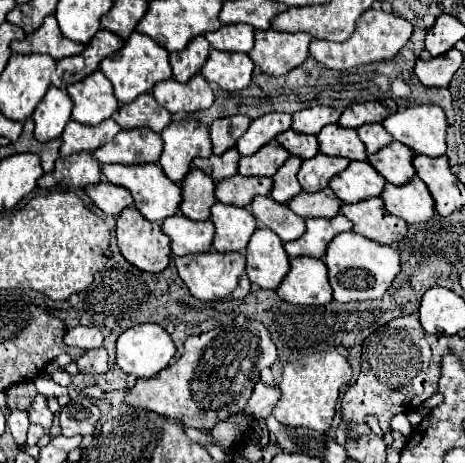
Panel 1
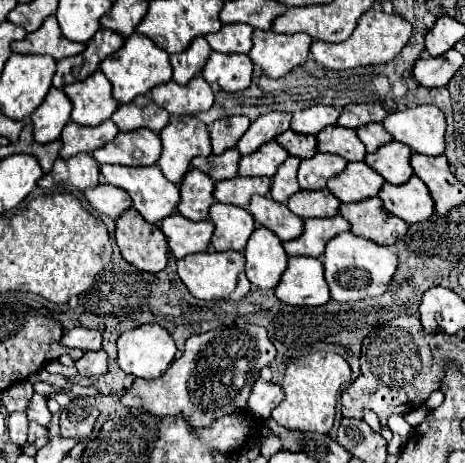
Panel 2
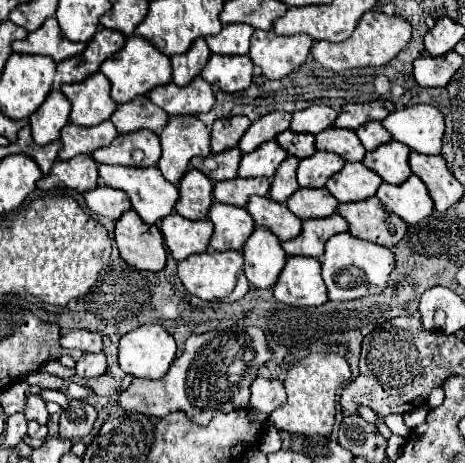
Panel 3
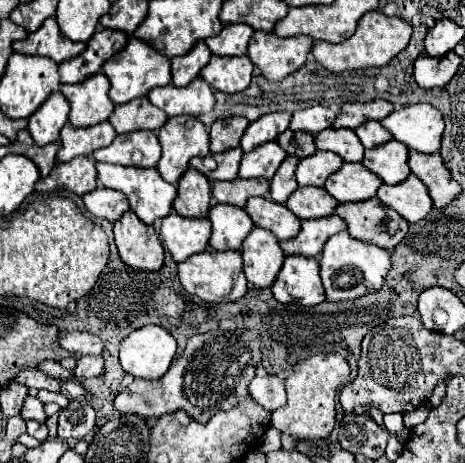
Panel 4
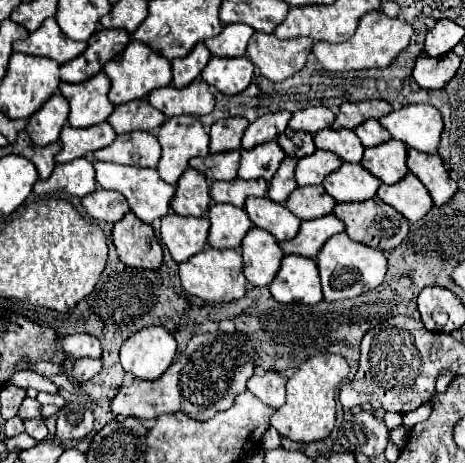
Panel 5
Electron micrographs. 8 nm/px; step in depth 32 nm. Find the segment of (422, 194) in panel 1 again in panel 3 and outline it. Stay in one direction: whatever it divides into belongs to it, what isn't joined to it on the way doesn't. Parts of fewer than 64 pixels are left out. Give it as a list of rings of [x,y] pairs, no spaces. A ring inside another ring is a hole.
[[[414,174],[404,184],[398,186],[390,186],[384,182],[376,196],[382,200],[386,210],[396,212],[408,224],[416,224],[424,220],[434,210],[434,202],[426,186]]]

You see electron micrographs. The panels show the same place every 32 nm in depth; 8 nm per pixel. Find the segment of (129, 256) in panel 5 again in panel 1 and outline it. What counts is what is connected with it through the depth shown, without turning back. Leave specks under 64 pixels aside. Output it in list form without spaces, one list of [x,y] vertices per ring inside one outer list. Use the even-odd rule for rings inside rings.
[[[134,206],[124,208],[122,214],[118,216],[118,220],[116,220],[116,238],[118,238],[120,252],[136,268],[140,268],[144,272],[154,272],[154,274],[168,268],[170,252],[172,252],[170,250],[170,238],[162,232],[160,224],[152,224],[152,222],[144,220],[144,216],[140,216],[140,212],[136,212]]]

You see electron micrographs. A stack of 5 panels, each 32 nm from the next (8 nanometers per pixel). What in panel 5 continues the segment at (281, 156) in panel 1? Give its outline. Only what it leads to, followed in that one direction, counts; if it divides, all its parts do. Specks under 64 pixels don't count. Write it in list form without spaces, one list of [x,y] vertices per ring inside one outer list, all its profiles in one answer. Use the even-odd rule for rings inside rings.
[[[268,142],[268,144],[258,144],[256,148],[244,152],[242,150],[242,158],[240,158],[240,168],[238,168],[238,178],[264,178],[270,180],[280,162],[286,158],[284,150],[276,144],[276,142]]]

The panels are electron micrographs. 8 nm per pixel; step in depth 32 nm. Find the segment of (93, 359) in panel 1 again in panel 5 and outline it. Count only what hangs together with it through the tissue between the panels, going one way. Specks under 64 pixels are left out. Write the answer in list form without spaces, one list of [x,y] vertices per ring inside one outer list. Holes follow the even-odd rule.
[[[80,358],[80,360],[74,362],[72,378],[76,382],[86,382],[92,376],[100,374],[100,370],[102,370],[102,360],[100,358]]]

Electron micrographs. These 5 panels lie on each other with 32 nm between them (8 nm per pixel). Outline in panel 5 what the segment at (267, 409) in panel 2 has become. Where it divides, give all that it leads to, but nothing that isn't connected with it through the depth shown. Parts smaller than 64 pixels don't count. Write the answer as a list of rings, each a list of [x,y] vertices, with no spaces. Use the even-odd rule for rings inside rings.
[[[266,372],[264,376],[252,376],[248,380],[248,390],[266,406],[270,408],[280,408],[286,402],[286,392],[284,392],[286,378],[276,374],[276,372]]]

